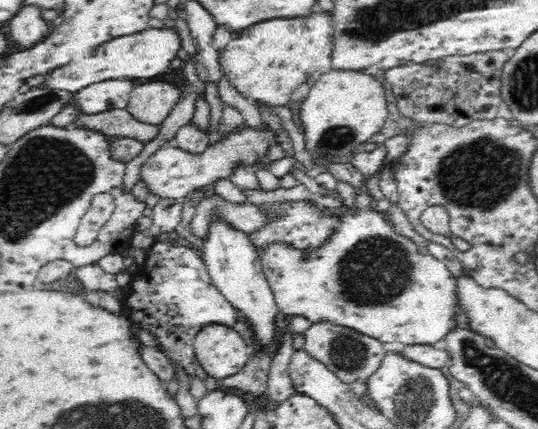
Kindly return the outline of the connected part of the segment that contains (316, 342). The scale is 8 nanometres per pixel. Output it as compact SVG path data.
M322 319L312 323L312 326L304 334L306 342L303 348L322 361L330 371L340 380L350 384L357 378L367 379L380 365L385 357L384 343L376 338L362 335L356 330L339 326L328 319Z

